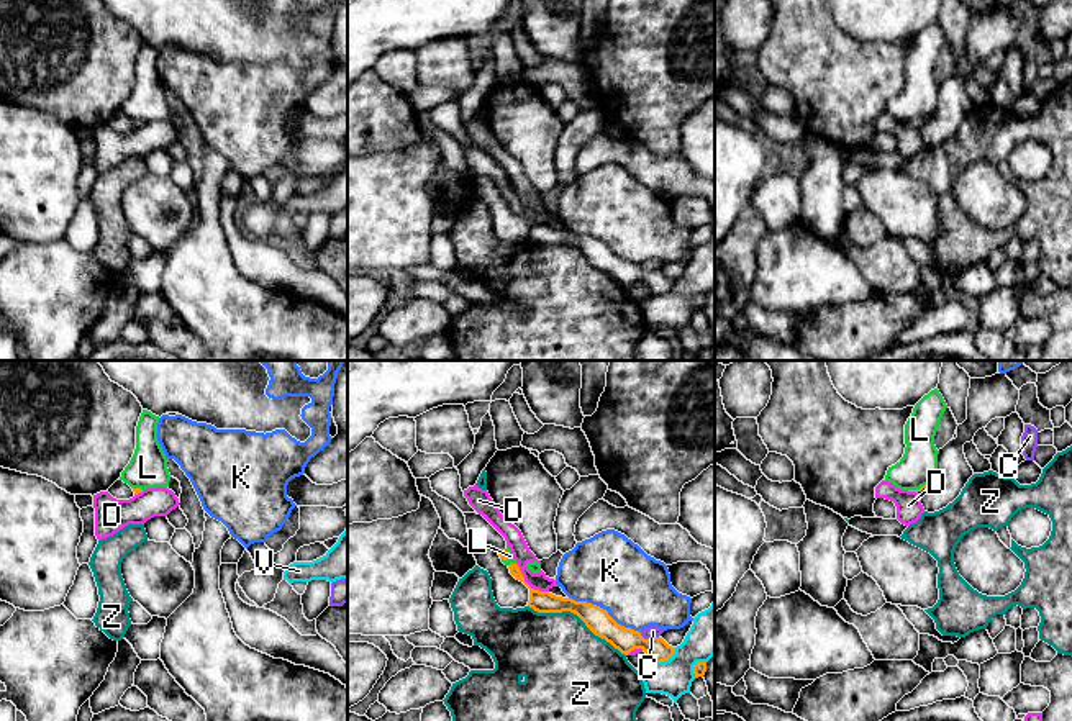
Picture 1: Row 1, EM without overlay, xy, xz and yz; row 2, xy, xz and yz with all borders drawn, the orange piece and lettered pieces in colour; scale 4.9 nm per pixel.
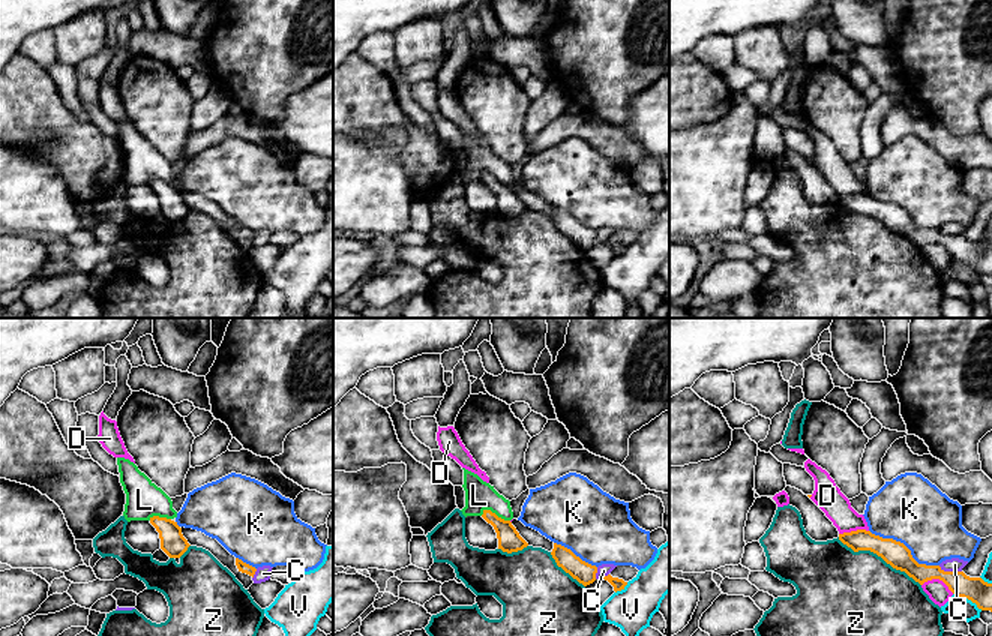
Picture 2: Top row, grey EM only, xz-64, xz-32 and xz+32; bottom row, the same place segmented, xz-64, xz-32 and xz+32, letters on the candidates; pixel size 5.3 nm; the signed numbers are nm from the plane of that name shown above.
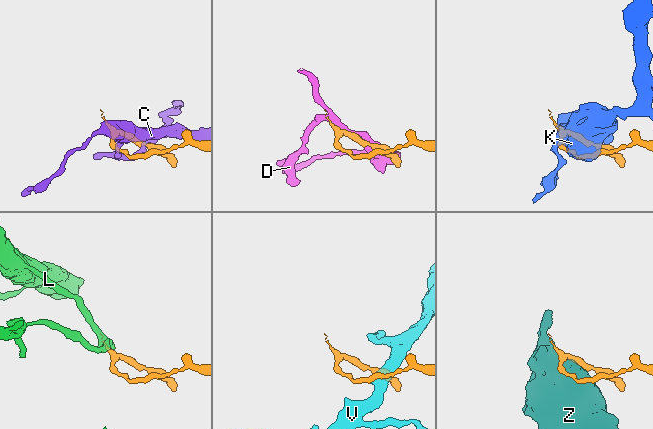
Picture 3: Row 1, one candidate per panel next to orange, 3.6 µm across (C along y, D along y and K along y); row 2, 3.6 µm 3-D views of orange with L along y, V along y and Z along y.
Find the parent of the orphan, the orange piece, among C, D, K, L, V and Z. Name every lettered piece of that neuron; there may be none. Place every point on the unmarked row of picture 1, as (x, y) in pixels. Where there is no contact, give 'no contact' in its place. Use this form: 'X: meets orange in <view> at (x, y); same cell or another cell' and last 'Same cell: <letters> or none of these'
C: meets orange in xz at (649, 271); another cell
D: meets orange in xz at (528, 218); another cell
K: meets orange in xz at (602, 241); another cell
L: meets orange in yz at (917, 123); another cell
V: meets orange in xz at (666, 292); another cell
Z: meets orange in xz at (577, 248); another cell
Same cell: none of these

